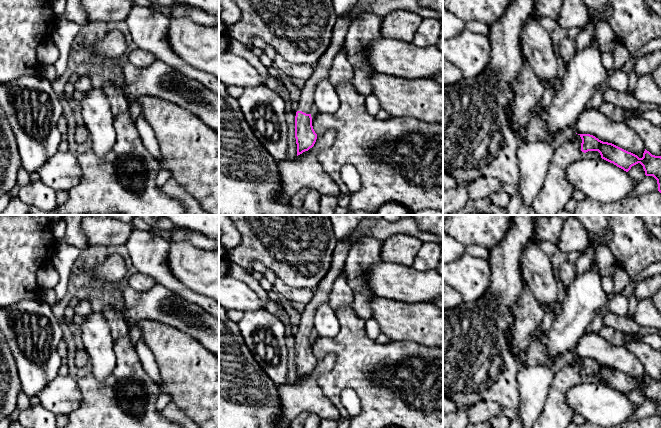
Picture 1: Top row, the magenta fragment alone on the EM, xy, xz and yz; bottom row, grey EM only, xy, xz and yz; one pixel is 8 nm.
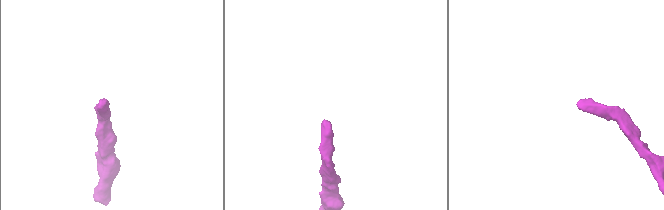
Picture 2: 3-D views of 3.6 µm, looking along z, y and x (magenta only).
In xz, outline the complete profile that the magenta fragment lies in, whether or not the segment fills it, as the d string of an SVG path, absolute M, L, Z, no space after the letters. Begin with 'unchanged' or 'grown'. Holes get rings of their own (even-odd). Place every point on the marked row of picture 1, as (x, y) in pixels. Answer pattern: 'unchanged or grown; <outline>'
grown; M337 16L331 42L324 55L313 67L312 76L305 81L301 89L299 110L295 116L295 138L297 144L297 156L312 148L316 142L317 134L312 126L311 114L314 112L313 95L316 84L324 79L329 79L330 68L335 55L344 48L346 35L352 18L349 16Z

